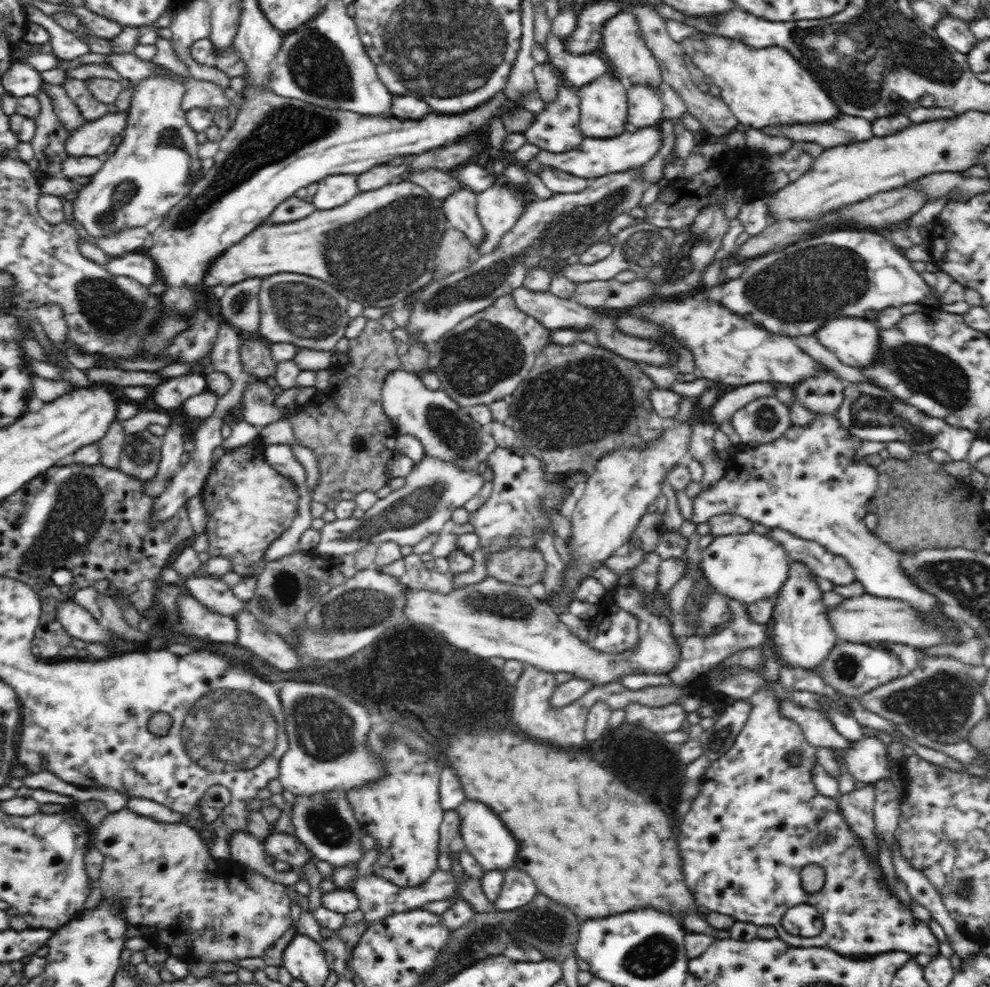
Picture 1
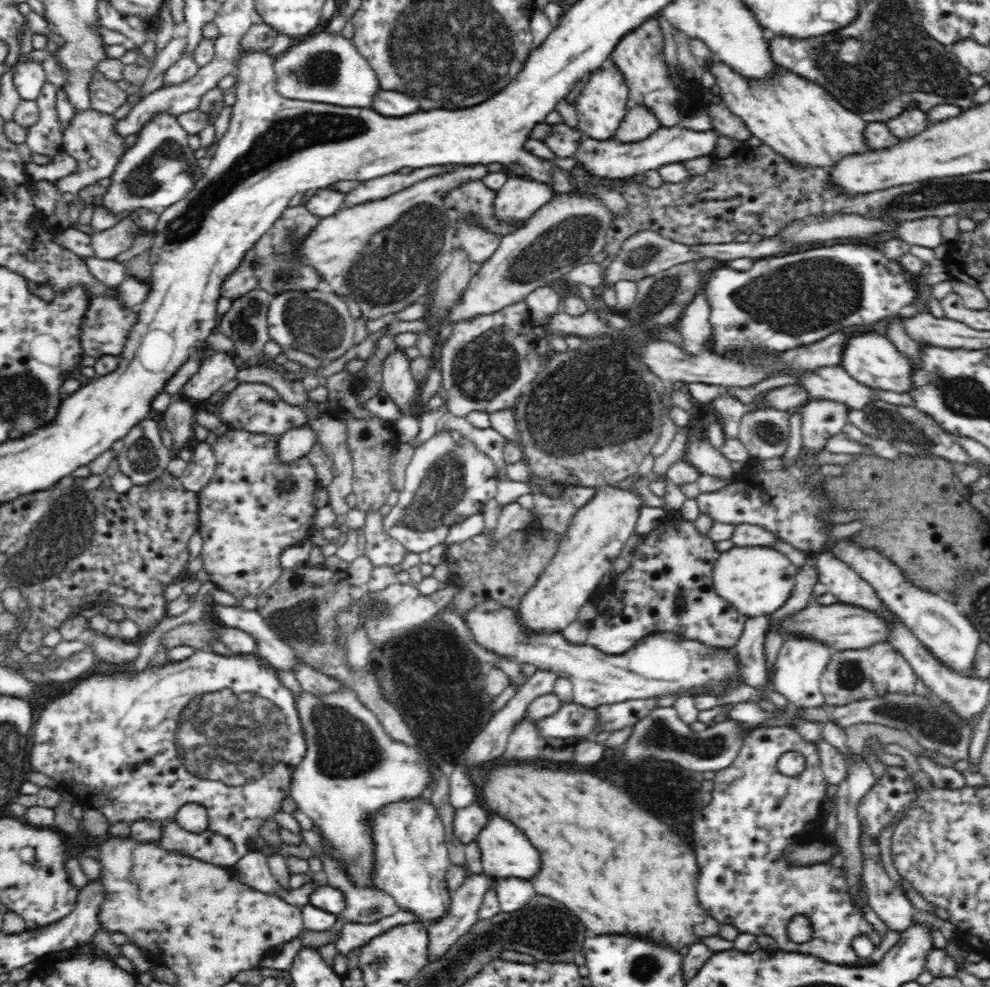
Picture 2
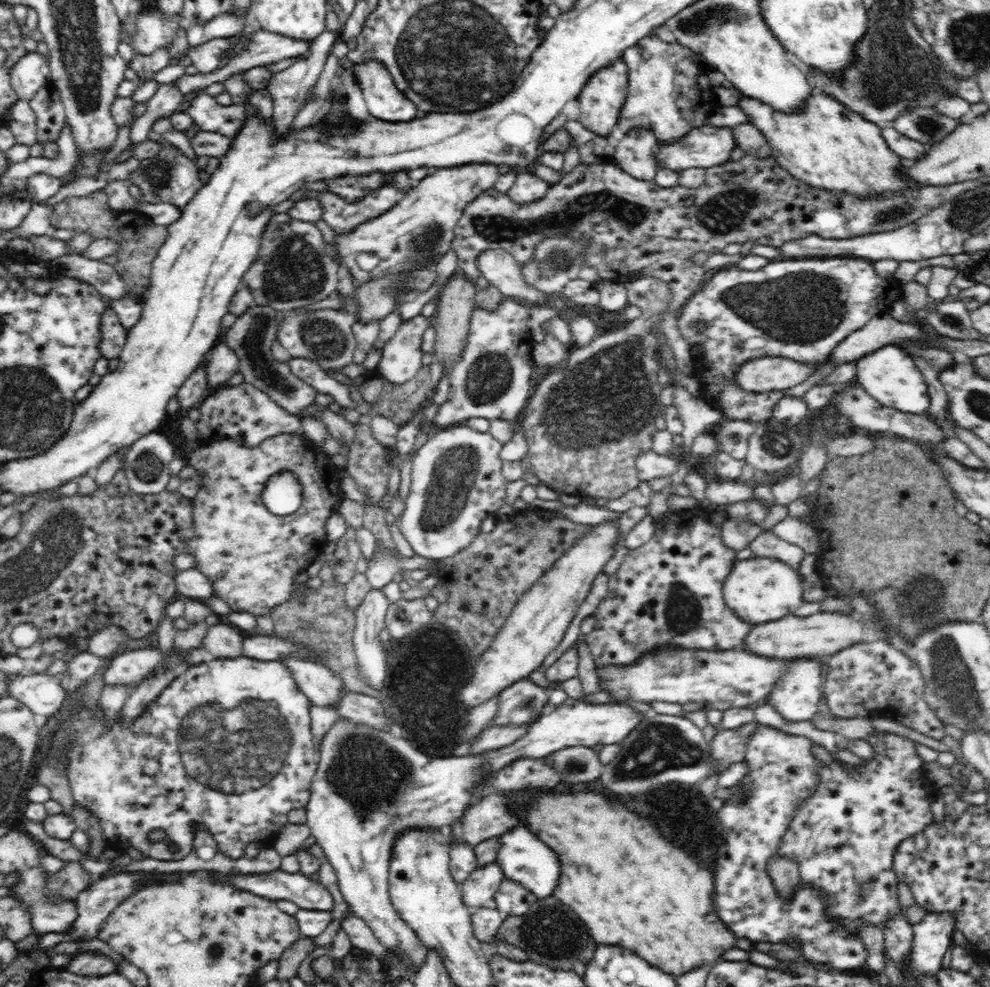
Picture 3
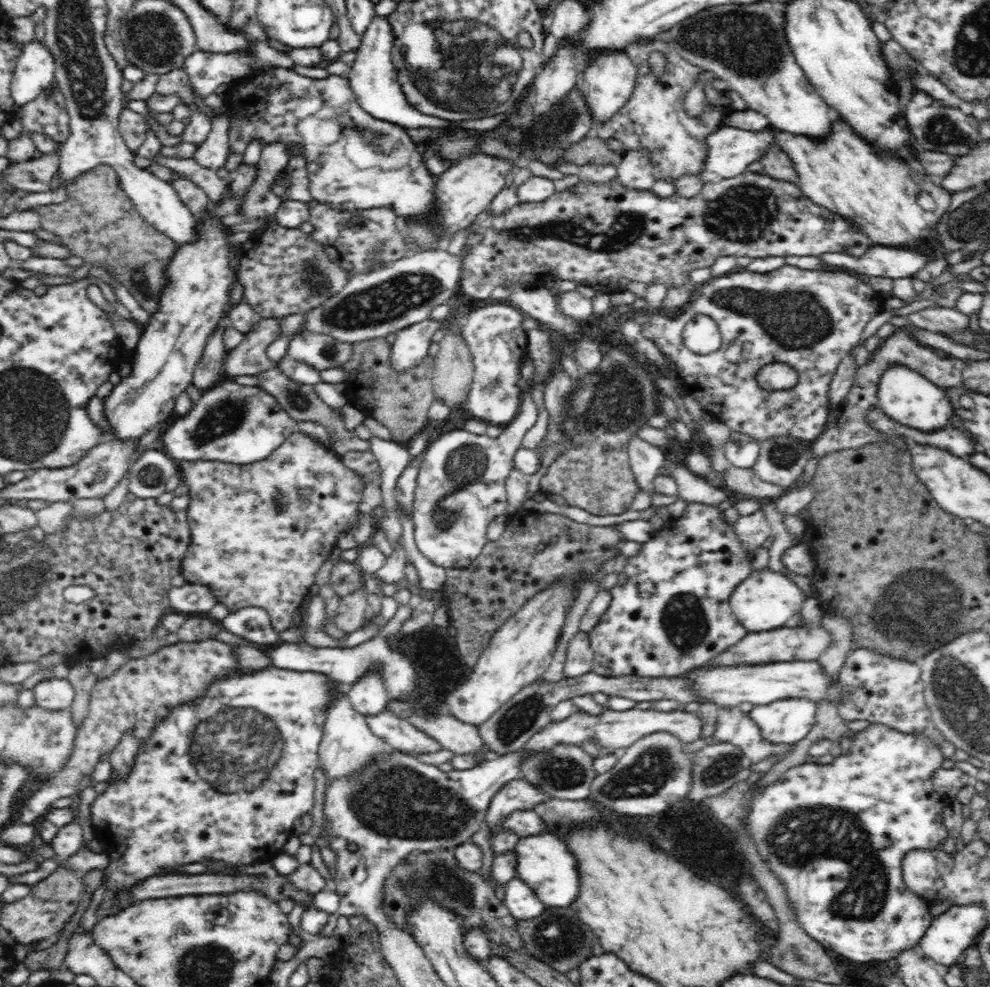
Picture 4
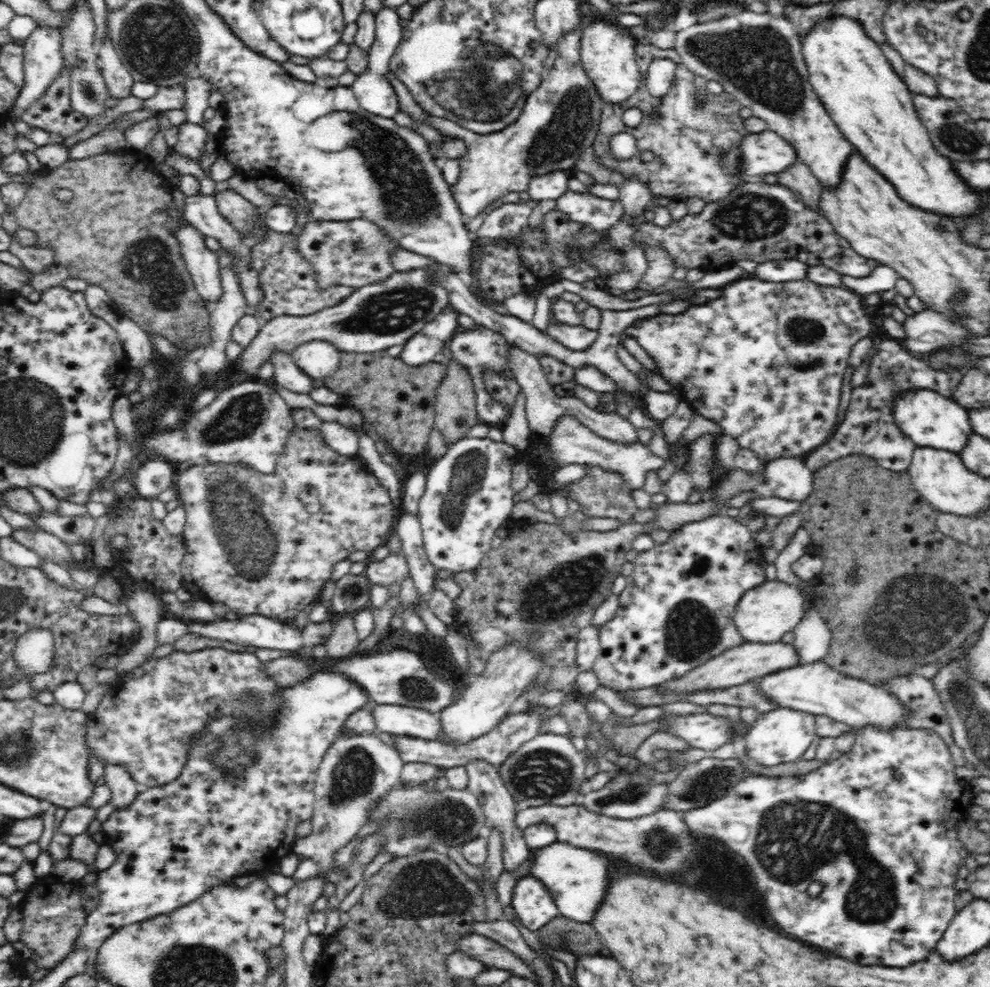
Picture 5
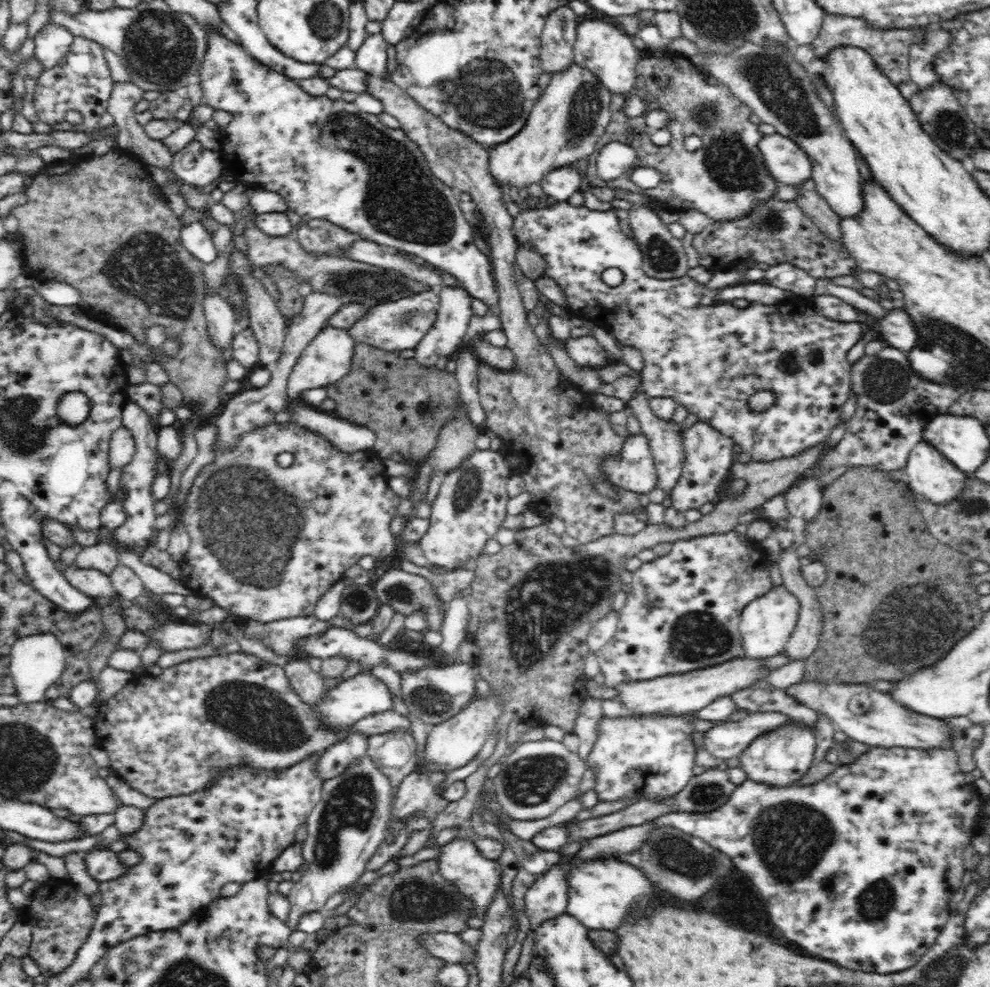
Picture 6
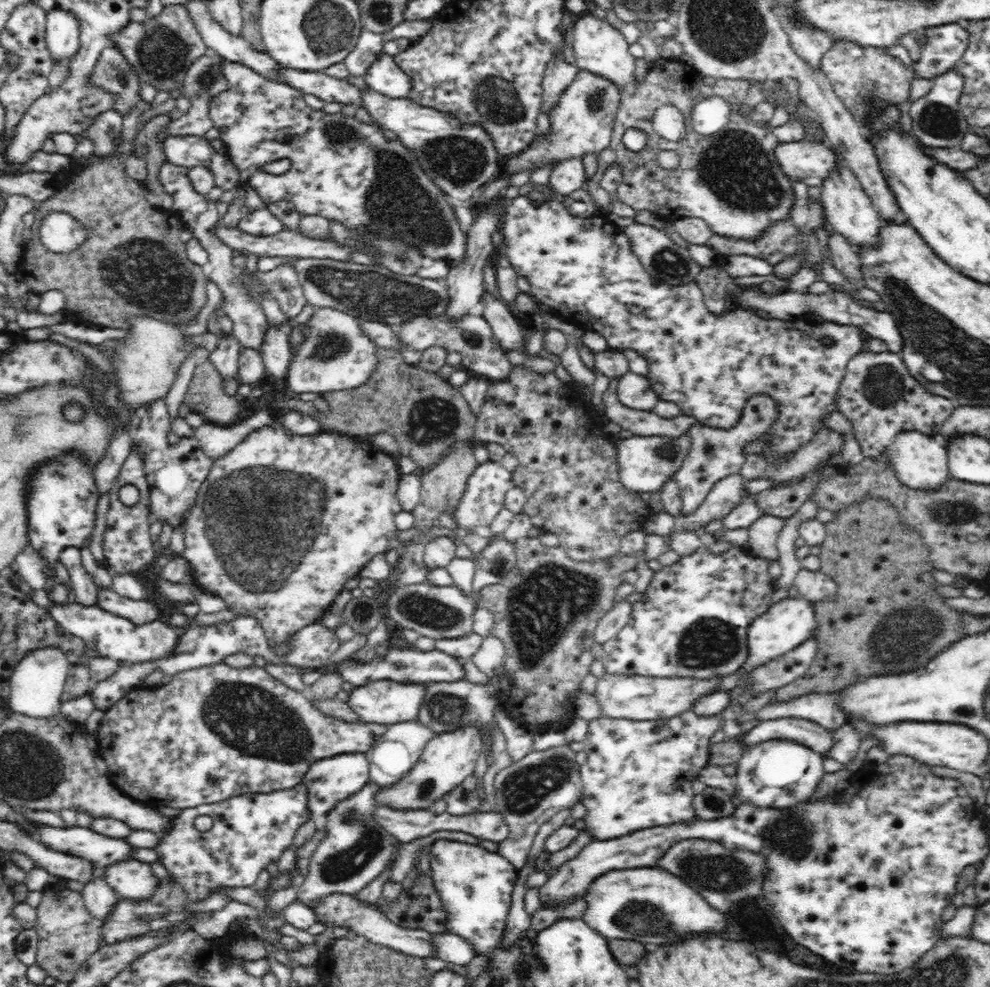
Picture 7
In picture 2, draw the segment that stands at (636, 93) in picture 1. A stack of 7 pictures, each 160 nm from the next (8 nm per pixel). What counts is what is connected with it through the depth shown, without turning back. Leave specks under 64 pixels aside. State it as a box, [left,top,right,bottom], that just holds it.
[614,104,661,142]

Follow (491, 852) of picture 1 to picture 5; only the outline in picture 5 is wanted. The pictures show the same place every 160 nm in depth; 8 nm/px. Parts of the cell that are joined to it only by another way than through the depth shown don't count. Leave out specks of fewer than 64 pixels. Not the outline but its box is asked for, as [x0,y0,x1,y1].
[530,840,618,923]

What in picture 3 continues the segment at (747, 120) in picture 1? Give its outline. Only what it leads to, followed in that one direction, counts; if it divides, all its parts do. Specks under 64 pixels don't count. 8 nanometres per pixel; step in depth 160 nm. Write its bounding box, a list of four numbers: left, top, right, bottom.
[737,94,920,196]

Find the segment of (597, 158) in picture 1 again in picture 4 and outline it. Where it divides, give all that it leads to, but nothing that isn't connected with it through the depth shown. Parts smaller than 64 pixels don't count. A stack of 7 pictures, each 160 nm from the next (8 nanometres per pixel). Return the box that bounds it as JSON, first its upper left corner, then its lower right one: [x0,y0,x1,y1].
[704,126,774,178]

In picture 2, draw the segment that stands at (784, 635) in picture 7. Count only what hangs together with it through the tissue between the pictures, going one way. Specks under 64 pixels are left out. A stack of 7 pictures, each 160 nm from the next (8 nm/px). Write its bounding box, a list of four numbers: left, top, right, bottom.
[712,547,797,616]

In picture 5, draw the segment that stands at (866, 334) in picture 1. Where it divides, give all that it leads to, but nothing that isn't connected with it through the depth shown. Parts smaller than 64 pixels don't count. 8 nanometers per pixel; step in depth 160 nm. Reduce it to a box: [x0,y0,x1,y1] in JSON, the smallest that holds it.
[892,390,973,455]

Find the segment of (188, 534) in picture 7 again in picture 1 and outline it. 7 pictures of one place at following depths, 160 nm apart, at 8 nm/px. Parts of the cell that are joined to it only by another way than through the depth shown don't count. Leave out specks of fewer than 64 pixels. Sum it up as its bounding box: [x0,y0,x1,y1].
[201,436,300,578]

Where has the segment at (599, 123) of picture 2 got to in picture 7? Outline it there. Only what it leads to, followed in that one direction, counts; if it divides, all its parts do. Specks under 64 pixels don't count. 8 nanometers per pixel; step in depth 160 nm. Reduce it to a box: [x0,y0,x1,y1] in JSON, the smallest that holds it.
[572,15,635,88]

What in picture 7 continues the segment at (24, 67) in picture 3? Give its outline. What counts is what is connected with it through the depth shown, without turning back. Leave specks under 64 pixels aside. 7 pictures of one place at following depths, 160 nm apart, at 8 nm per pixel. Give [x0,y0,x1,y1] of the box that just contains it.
[47,10,80,62]

